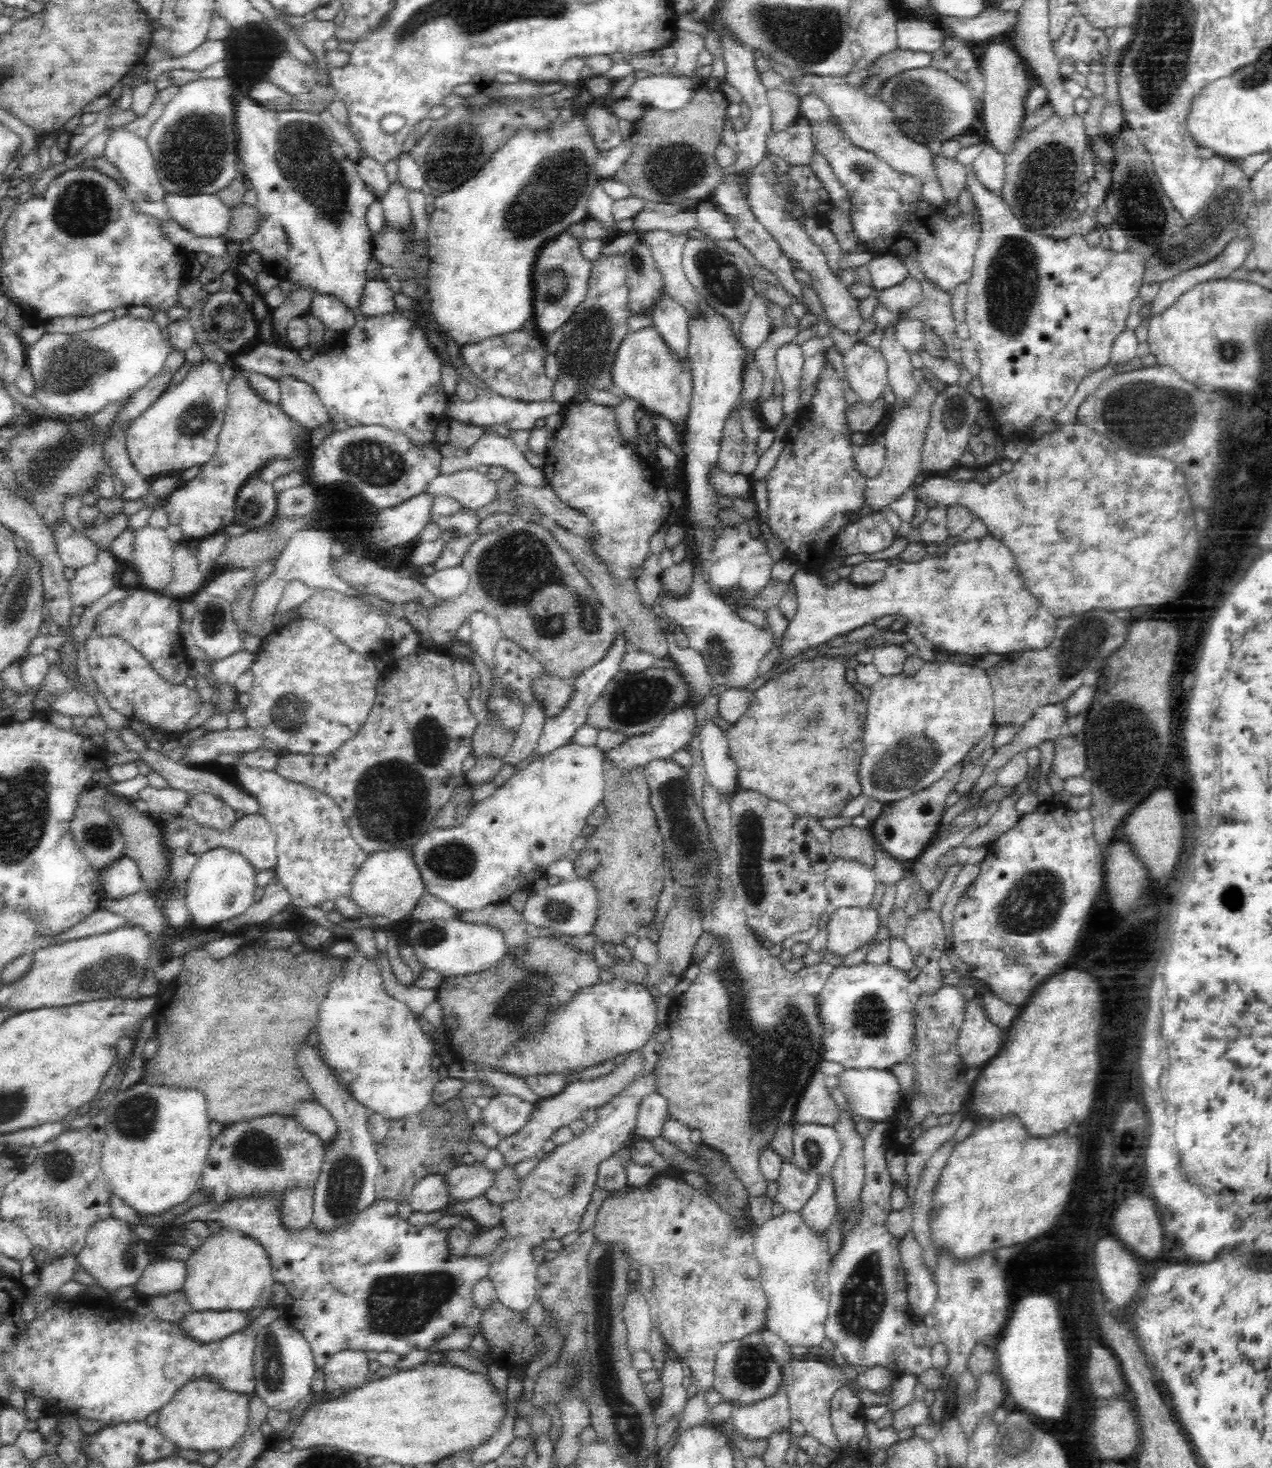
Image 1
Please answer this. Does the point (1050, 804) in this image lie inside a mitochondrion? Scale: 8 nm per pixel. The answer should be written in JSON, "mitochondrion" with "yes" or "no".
{"mitochondrion":"no"}

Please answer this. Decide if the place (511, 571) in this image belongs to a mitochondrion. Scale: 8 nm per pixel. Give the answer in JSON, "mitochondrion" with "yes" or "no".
{"mitochondrion":"yes"}

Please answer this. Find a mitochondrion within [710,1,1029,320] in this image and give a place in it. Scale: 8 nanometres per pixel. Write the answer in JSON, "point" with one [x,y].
{"point":[810,37]}

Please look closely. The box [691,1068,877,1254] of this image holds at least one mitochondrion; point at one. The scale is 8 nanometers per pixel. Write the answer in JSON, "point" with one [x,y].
{"point":[813,1153]}

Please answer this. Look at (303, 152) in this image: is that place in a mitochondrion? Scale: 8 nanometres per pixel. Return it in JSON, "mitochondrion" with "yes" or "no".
{"mitochondrion":"yes"}

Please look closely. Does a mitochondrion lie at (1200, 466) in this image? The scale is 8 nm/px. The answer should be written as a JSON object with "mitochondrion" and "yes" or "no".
{"mitochondrion":"no"}

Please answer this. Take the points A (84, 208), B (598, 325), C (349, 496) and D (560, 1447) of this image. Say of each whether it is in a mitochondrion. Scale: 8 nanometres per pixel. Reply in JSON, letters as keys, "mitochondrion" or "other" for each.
{"A":"mitochondrion","B":"mitochondrion","C":"mitochondrion","D":"other"}

